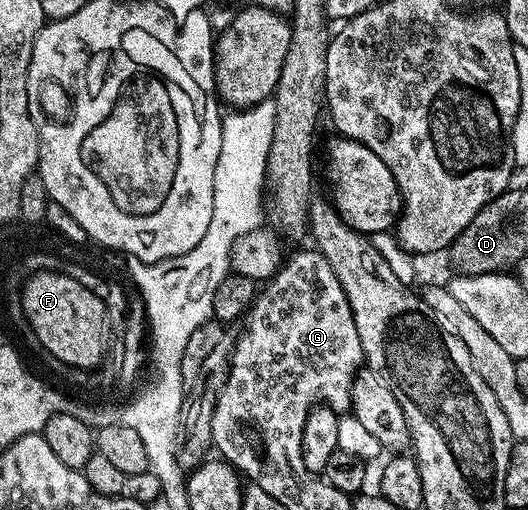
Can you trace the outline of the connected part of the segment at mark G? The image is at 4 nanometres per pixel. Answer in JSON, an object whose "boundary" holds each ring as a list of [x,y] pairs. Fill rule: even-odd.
{"boundary":[[[315,248],[303,250],[286,259],[280,266],[278,274],[262,287],[261,293],[249,307],[246,315],[247,327],[241,330],[236,340],[235,349],[231,353],[231,364],[228,368],[228,376],[219,389],[219,397],[216,400],[215,410],[212,412],[211,441],[214,449],[219,449],[218,454],[224,461],[231,463],[240,475],[248,483],[255,483],[269,492],[270,490],[311,490],[311,486],[317,482],[316,475],[303,469],[303,449],[301,448],[301,432],[305,428],[307,413],[312,406],[323,403],[331,407],[336,414],[343,416],[351,410],[351,389],[355,383],[355,376],[359,373],[365,362],[365,355],[361,348],[361,336],[357,336],[357,324],[353,324],[353,312],[349,308],[349,300],[342,290],[341,282],[334,275],[333,268],[323,254]]]}

